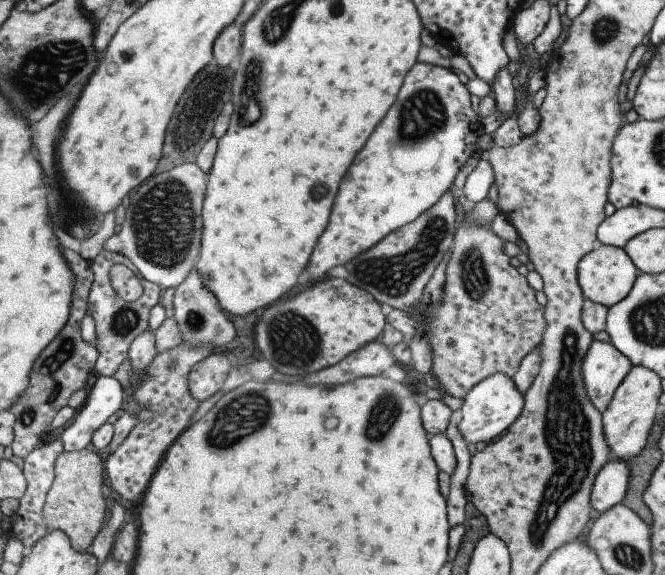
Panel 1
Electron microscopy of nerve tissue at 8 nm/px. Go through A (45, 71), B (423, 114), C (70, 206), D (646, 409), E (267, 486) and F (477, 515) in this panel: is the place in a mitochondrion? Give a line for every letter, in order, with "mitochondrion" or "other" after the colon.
A: mitochondrion
B: mitochondrion
C: other
D: other
E: other
F: other

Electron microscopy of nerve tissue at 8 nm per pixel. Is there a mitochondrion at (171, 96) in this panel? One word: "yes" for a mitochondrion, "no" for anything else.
no

